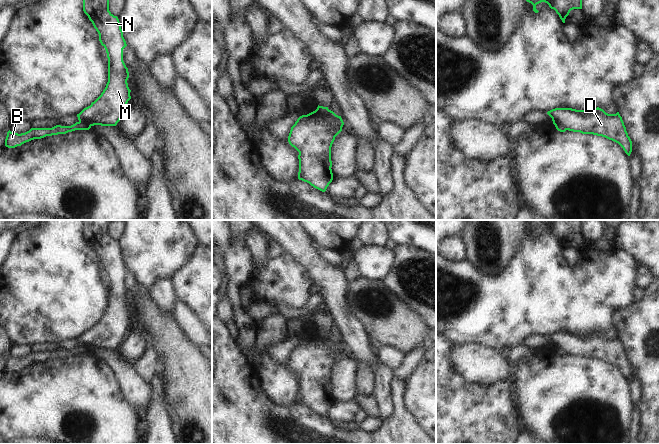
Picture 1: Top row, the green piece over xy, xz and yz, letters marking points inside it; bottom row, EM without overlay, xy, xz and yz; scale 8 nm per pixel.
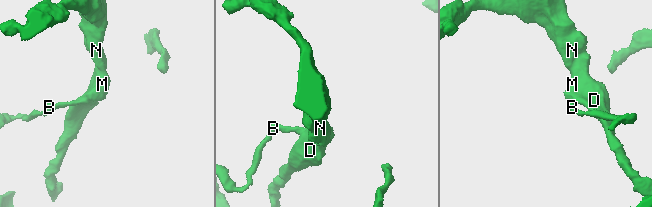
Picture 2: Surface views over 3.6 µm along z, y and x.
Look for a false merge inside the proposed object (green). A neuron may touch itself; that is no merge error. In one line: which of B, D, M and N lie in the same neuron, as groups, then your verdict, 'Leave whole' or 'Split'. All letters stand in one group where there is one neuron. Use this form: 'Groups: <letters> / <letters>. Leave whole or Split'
Groups: B / D M N. Split

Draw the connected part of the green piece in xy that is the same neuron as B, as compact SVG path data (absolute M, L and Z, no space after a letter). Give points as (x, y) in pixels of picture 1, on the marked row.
M76 122L71 126L56 125L52 128L31 128L29 131L21 134L13 133L9 130L5 139L5 146L8 148L15 148L34 139L66 134L75 130L89 130L90 128L91 126L84 122Z

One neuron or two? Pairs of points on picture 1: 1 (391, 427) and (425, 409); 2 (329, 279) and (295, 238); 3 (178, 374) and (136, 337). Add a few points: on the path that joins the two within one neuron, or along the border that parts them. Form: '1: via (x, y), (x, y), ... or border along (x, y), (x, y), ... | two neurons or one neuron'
1: border along (404, 393), (405, 408), (425, 432) | two neurons
2: via (319, 269), (308, 258), (302, 248) | one neuron
3: border along (139, 328), (146, 334), (149, 345) | two neurons

